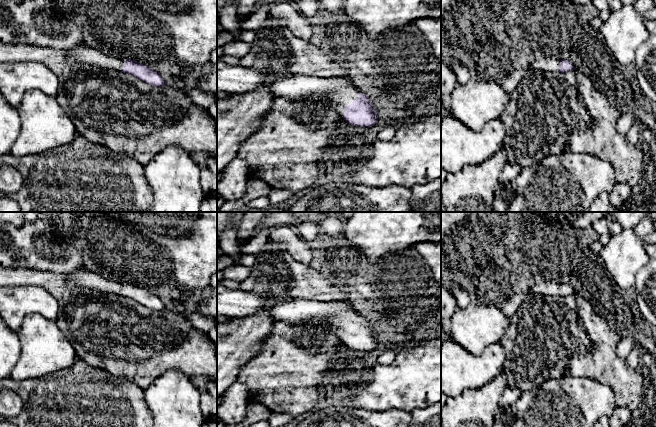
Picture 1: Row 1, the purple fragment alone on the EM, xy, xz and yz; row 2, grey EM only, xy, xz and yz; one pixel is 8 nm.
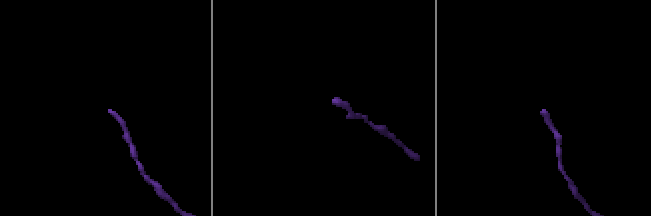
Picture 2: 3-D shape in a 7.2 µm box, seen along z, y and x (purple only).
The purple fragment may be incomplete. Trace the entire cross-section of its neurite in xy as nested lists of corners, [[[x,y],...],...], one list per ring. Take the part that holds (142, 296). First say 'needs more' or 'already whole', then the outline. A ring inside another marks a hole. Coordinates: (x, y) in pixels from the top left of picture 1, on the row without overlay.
needs more; [[[84,267],[67,274],[66,283],[68,286],[85,287],[105,293],[122,295],[155,311],[163,311],[168,308],[159,297],[146,289],[131,283],[122,283],[105,279],[102,275]]]

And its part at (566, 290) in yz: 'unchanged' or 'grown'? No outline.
grown

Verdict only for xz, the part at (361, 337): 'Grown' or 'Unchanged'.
Grown

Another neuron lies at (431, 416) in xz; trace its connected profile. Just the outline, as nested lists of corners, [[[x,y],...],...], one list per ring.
[[[441,402],[412,411],[411,427],[441,427]]]

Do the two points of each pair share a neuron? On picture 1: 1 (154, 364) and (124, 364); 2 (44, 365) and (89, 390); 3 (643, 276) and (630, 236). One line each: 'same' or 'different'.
1: same
2: different
3: different

